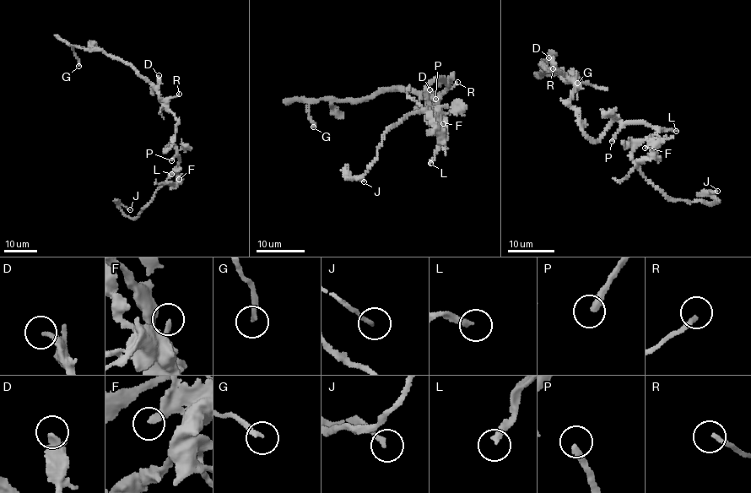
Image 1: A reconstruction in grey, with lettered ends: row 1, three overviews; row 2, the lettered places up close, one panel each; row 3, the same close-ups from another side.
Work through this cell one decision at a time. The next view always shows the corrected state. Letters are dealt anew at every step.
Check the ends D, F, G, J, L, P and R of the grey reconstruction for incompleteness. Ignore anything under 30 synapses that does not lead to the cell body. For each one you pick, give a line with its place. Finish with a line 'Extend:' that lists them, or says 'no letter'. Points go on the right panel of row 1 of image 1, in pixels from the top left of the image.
G: at (577, 83)
L: at (676, 131)
P: at (612, 141)
Extend: G, L, P

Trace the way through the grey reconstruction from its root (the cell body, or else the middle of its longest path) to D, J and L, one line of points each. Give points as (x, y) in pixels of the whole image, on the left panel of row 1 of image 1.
D: (167, 150), (173, 142), (177, 120), (159, 97), (159, 75)
J: (167, 150), (172, 143), (178, 155), (177, 172), (159, 186), (137, 218), (126, 216), (118, 206), (130, 209)
L: (167, 150), (164, 151), (165, 146), (172, 143), (180, 161), (171, 174)

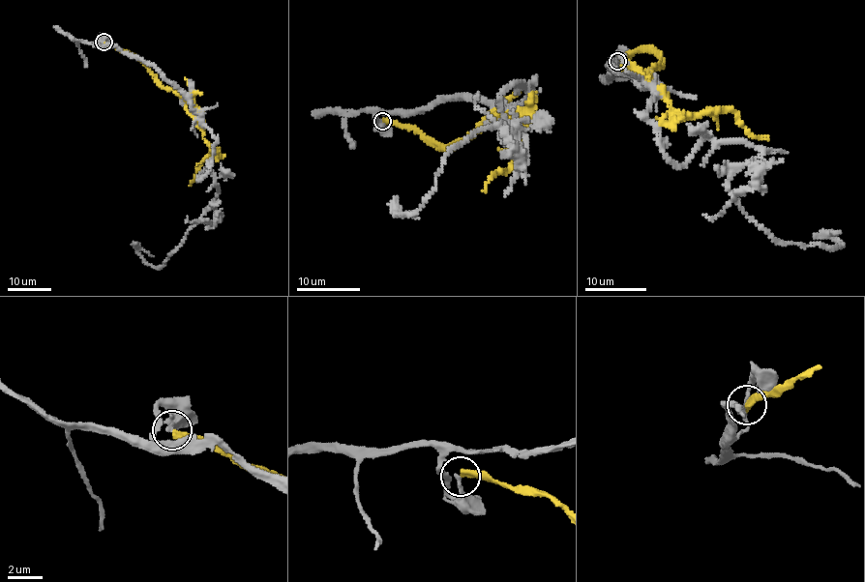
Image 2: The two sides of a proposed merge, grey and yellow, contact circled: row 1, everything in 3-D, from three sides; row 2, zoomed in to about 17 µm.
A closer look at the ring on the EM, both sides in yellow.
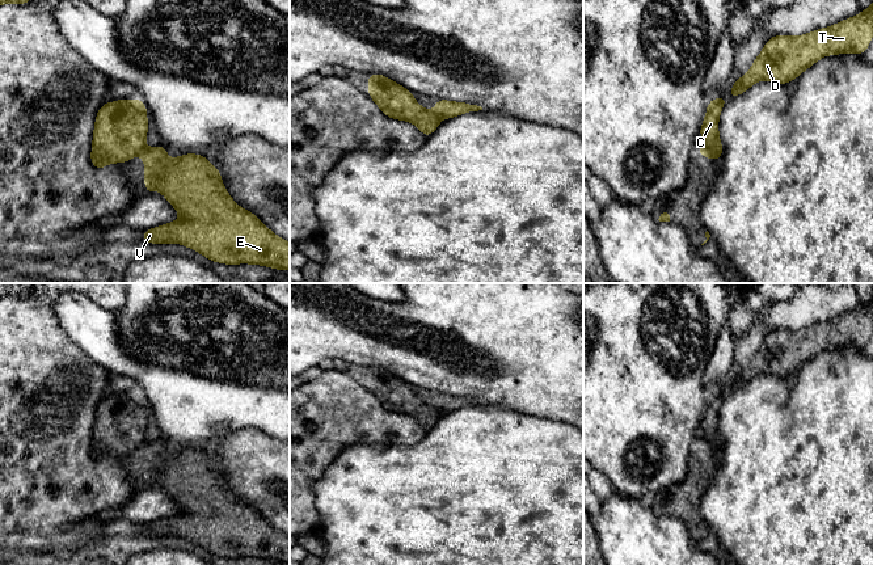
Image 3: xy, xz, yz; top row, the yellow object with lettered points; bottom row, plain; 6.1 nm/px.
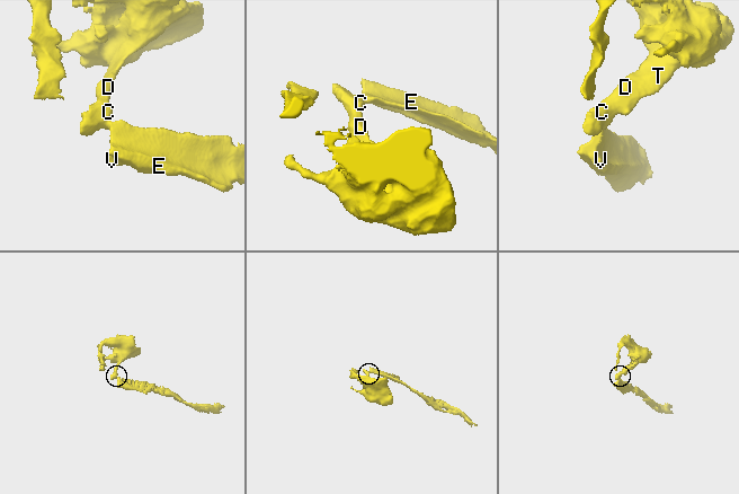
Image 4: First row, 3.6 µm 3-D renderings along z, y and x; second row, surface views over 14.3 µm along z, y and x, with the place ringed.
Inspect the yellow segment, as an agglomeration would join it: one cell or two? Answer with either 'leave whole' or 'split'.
split

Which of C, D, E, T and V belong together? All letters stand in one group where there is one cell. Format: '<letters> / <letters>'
C D T / E V

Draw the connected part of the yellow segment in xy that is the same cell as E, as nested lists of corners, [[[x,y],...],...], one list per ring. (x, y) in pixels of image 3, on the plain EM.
[[[163,438],[143,442],[140,448],[146,459],[144,486],[160,484],[181,507],[180,514],[143,524],[142,534],[152,537],[178,536],[212,556],[253,557],[290,564],[290,536],[274,528],[254,507],[236,498],[223,478],[220,464],[203,448],[187,447],[168,452]]]

